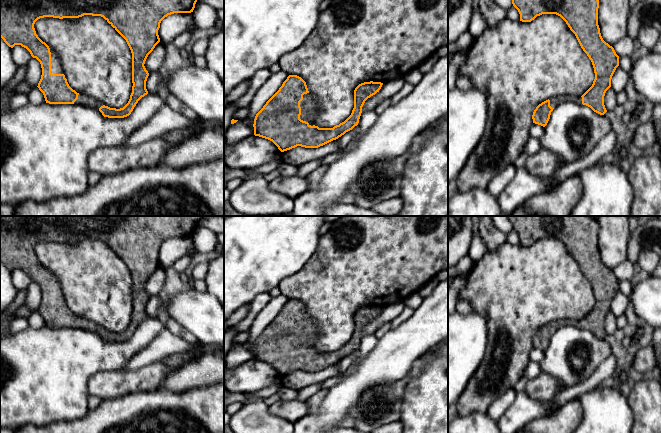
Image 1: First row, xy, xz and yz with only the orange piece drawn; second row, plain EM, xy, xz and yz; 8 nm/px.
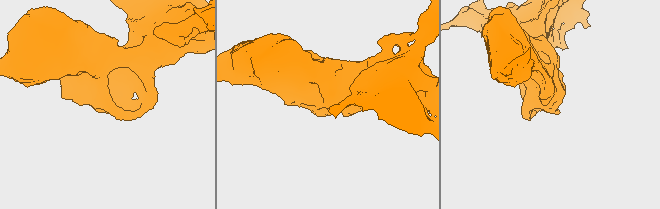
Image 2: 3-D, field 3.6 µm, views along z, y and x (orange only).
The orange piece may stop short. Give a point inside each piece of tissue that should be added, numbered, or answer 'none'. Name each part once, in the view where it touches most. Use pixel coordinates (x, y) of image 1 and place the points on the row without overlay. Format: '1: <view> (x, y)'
1: xy (56, 292)
2: xz (308, 328)

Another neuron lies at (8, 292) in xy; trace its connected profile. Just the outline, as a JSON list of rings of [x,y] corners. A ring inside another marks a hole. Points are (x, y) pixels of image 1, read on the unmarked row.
[[[0,261],[0,316],[6,314],[6,310],[17,294],[18,292],[12,281],[12,272]]]

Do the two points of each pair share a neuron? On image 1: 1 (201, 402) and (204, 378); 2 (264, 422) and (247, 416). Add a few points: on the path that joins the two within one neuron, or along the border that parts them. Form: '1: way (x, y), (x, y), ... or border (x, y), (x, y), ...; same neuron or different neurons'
1: border (213, 383), (207, 386), (191, 387), (180, 392); different neurons
2: way (260, 422), (251, 420); same neuron

